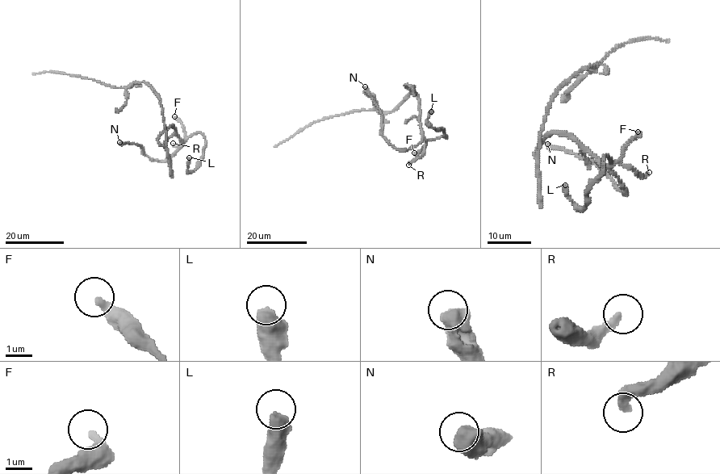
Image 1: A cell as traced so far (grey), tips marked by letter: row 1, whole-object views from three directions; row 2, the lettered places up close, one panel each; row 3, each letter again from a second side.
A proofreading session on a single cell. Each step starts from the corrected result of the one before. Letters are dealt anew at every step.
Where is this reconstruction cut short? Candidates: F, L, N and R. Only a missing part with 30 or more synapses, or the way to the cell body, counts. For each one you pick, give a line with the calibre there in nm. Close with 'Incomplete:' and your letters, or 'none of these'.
Incomplete: none of these

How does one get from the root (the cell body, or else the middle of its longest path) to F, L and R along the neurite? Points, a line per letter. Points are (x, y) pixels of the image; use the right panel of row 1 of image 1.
F: (540, 138), (536, 156), (537, 146), (550, 134), (568, 134), (604, 164), (611, 165), (638, 132)
L: (540, 138), (536, 156), (554, 133), (573, 136), (605, 165), (609, 158), (583, 208), (565, 185)
R: (540, 138), (536, 156), (537, 146), (550, 134), (568, 134), (605, 165), (628, 165), (642, 175), (649, 172)

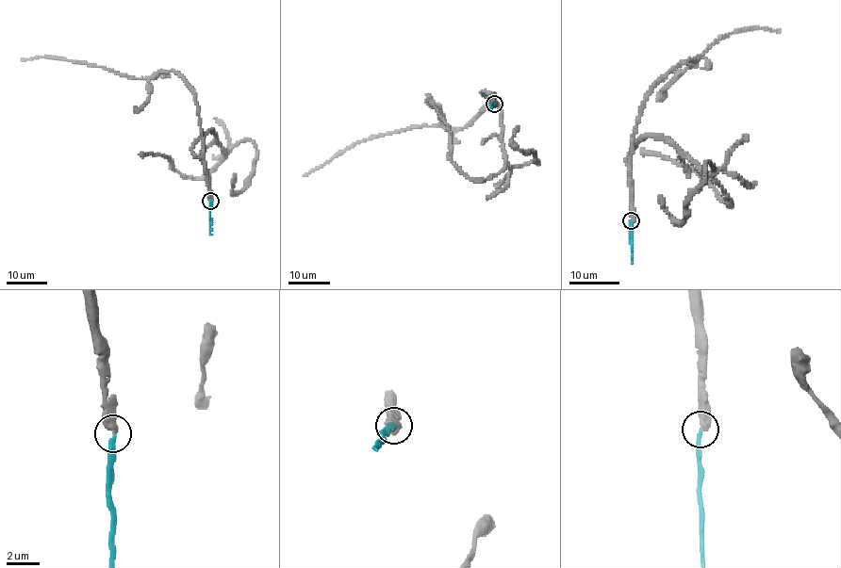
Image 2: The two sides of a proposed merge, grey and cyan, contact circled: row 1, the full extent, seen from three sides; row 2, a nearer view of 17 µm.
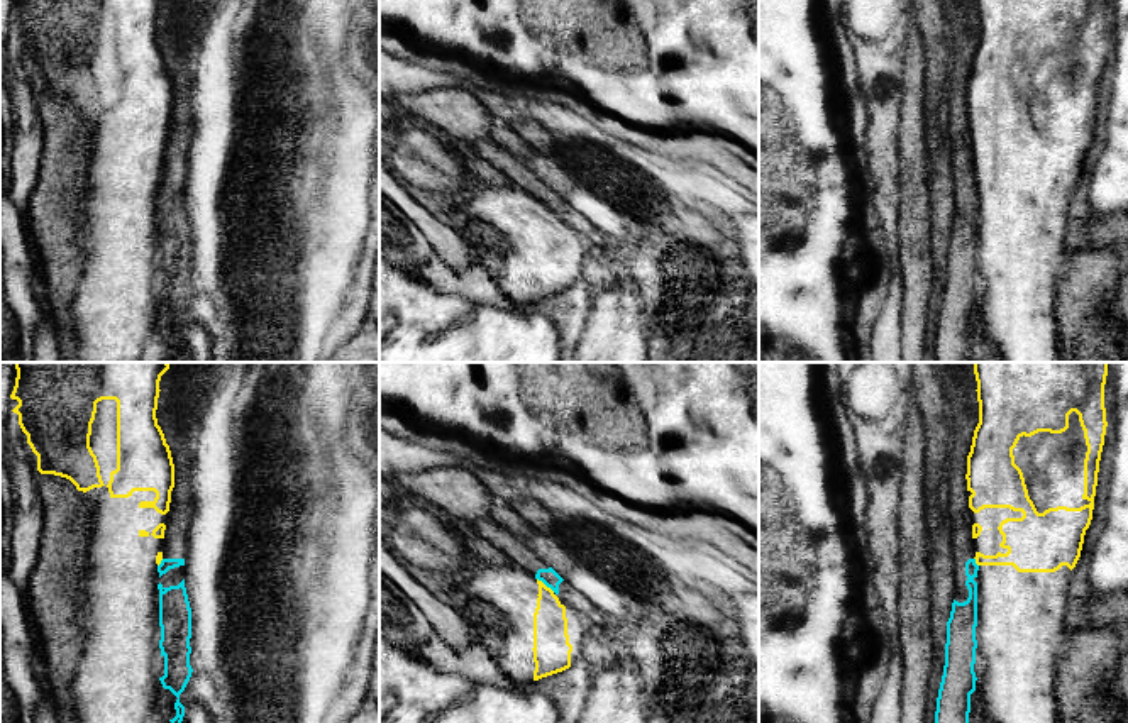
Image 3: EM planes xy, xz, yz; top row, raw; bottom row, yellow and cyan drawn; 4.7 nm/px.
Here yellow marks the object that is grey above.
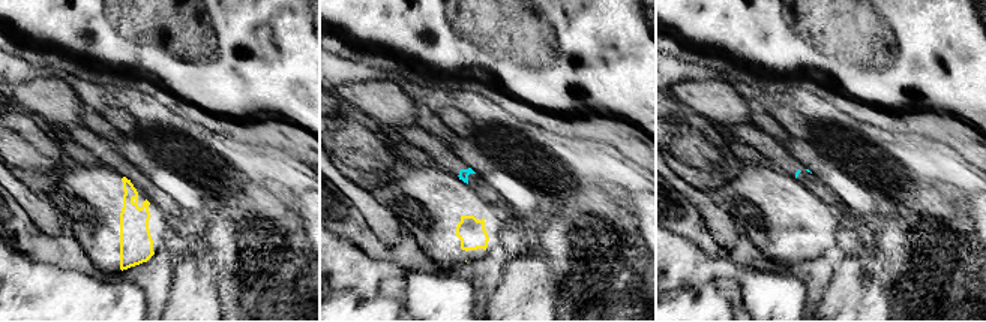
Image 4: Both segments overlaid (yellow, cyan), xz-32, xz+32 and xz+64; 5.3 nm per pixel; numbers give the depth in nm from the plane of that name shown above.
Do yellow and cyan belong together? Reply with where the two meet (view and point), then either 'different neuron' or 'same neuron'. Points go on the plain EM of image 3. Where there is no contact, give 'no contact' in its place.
xz (544, 205) | different neuron

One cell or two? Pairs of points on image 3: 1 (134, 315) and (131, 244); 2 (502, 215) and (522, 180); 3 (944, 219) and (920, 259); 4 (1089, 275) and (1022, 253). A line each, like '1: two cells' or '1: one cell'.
1: one cell
2: two cells
3: two cells
4: two cells

